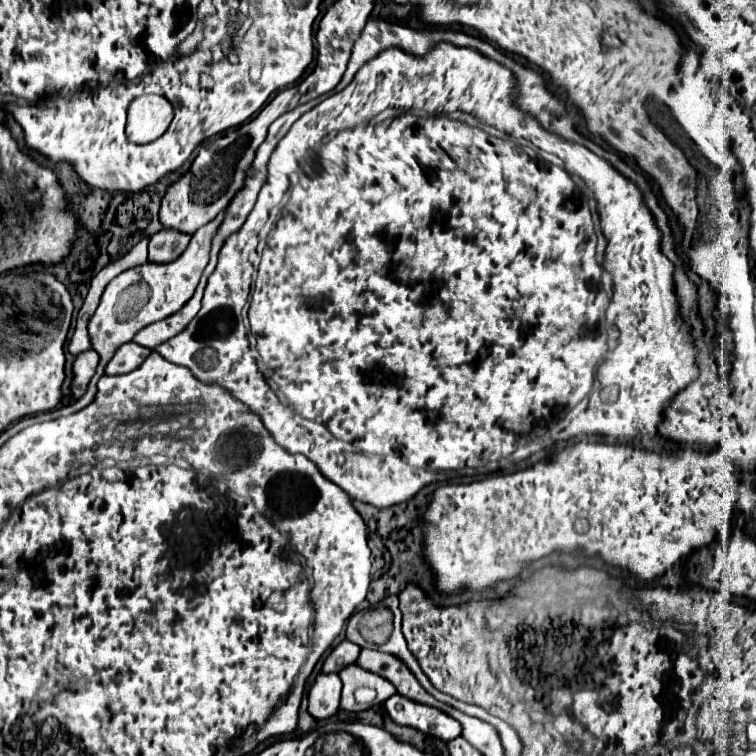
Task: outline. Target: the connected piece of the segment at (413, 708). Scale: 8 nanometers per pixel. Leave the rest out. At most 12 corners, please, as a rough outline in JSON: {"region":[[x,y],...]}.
{"region":[[403,695],[385,701],[399,725],[453,741],[461,723],[435,707]]}

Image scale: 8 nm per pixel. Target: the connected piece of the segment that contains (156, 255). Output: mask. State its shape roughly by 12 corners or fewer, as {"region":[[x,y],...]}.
{"region":[[163,229],[149,239],[149,261],[171,263],[191,237]]}

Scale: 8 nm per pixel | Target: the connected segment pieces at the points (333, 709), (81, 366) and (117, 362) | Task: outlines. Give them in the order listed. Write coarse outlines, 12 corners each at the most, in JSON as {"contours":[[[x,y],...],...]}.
{"contours":[[[319,675],[309,689],[309,713],[325,721],[339,711],[341,679]],[[93,349],[73,363],[71,393],[79,399],[95,373],[99,355]],[[129,341],[117,349],[105,375],[137,369],[149,349]]]}

